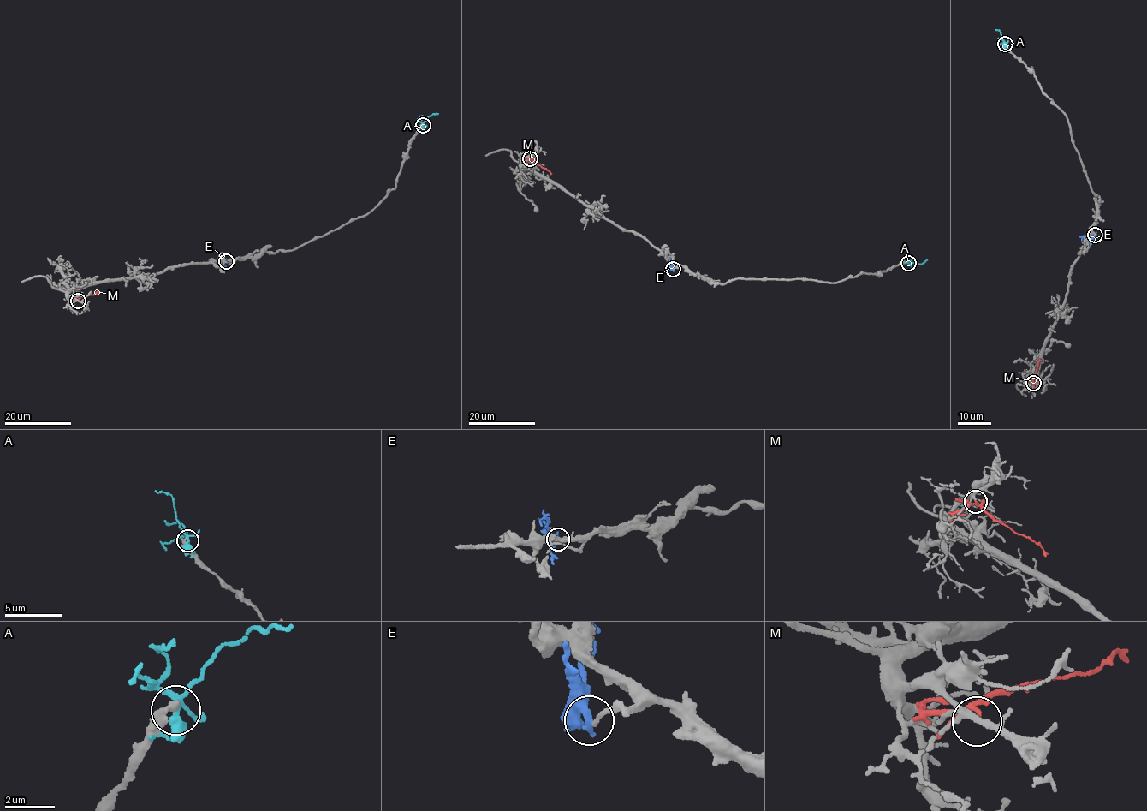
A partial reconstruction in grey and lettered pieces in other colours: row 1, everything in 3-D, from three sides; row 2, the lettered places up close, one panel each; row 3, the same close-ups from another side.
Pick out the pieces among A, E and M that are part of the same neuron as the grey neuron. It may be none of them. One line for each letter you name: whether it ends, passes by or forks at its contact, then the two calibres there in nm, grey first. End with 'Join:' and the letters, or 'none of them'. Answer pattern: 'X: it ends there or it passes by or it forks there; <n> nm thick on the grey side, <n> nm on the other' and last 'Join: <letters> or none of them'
Join: none of them

